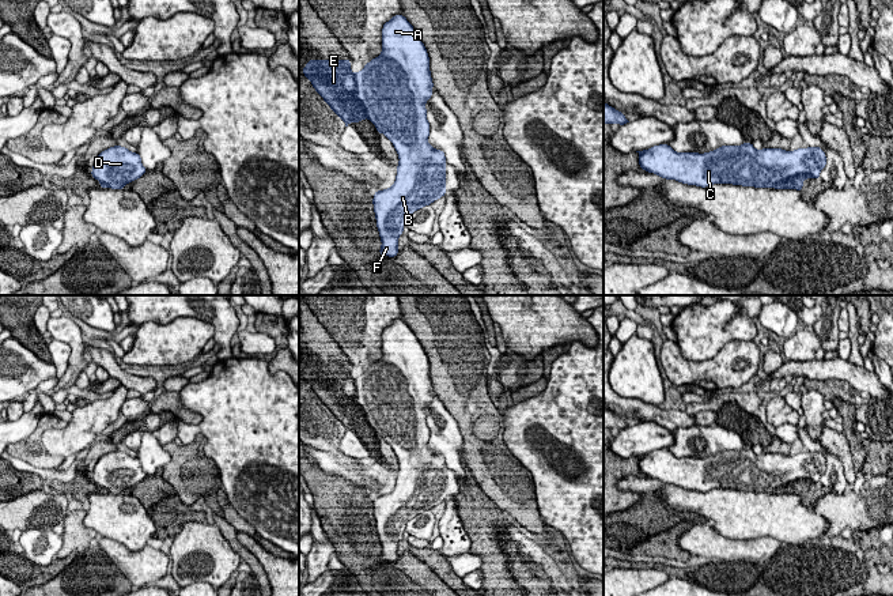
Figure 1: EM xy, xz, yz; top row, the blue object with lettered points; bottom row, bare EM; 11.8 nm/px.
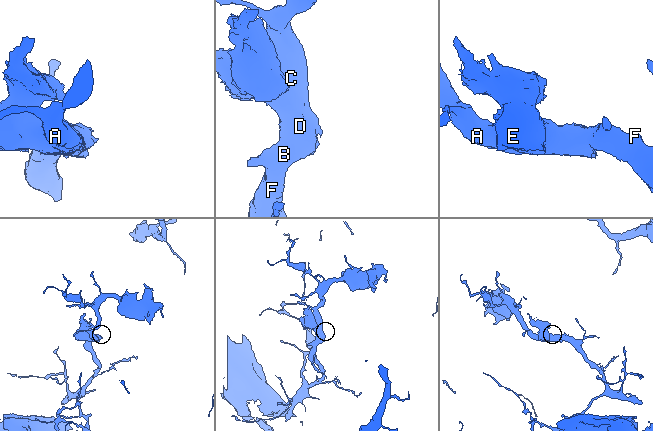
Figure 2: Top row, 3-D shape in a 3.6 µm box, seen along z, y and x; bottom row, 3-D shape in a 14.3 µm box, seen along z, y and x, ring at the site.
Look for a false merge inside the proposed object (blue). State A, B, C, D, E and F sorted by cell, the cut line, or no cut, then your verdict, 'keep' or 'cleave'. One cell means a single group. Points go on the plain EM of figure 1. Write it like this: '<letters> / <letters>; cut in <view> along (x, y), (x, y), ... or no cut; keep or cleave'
A B C D E F; no cut; keep

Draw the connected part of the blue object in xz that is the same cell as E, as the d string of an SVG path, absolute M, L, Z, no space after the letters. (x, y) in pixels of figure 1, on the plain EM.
M394 320L382 333L382 358L356 378L351 376L349 369L351 365L309 365L303 378L345 431L368 423L378 438L383 438L393 448L398 459L394 489L389 494L377 495L372 503L382 546L379 559L394 562L398 559L398 542L404 537L406 523L446 499L444 457L427 446L430 427L425 407L434 392L430 362L406 322Z

